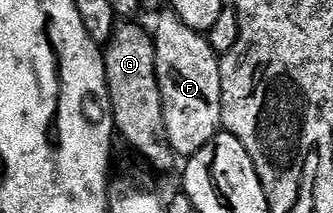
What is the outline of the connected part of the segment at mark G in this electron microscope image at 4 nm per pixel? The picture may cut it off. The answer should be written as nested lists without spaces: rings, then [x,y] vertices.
[[[124,21],[103,48],[104,68],[108,82],[108,106],[116,123],[119,138],[124,138],[146,162],[160,171],[168,171],[178,162],[170,145],[162,113],[162,97],[156,76],[156,40],[151,30]]]

